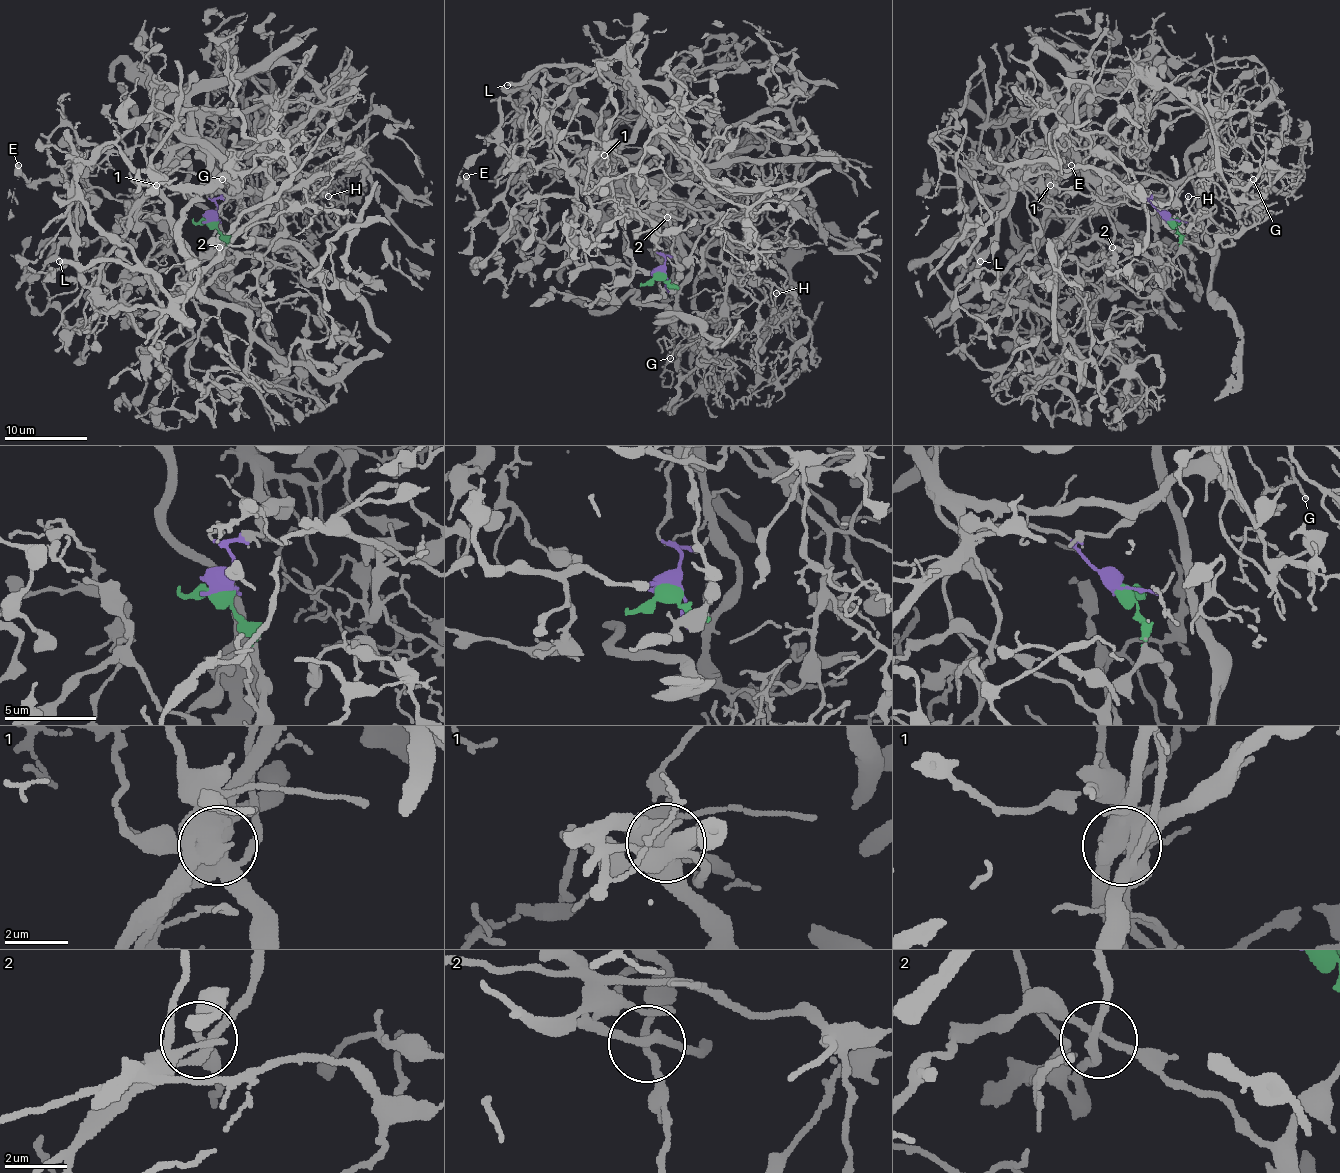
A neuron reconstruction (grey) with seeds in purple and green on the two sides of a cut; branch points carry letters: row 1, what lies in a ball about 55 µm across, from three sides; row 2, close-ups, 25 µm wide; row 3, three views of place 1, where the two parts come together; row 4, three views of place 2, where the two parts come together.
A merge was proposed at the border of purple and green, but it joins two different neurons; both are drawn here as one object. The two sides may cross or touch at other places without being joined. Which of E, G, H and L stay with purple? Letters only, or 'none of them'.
E, G, H

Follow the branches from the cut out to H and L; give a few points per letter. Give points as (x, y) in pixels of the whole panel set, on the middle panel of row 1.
H: (659, 273), (659, 215), (686, 205), (773, 263), (796, 298), (775, 294)
L: (659, 273), (678, 279), (667, 184), (684, 163), (640, 105), (640, 80), (607, 59), (539, 65), (508, 84)

